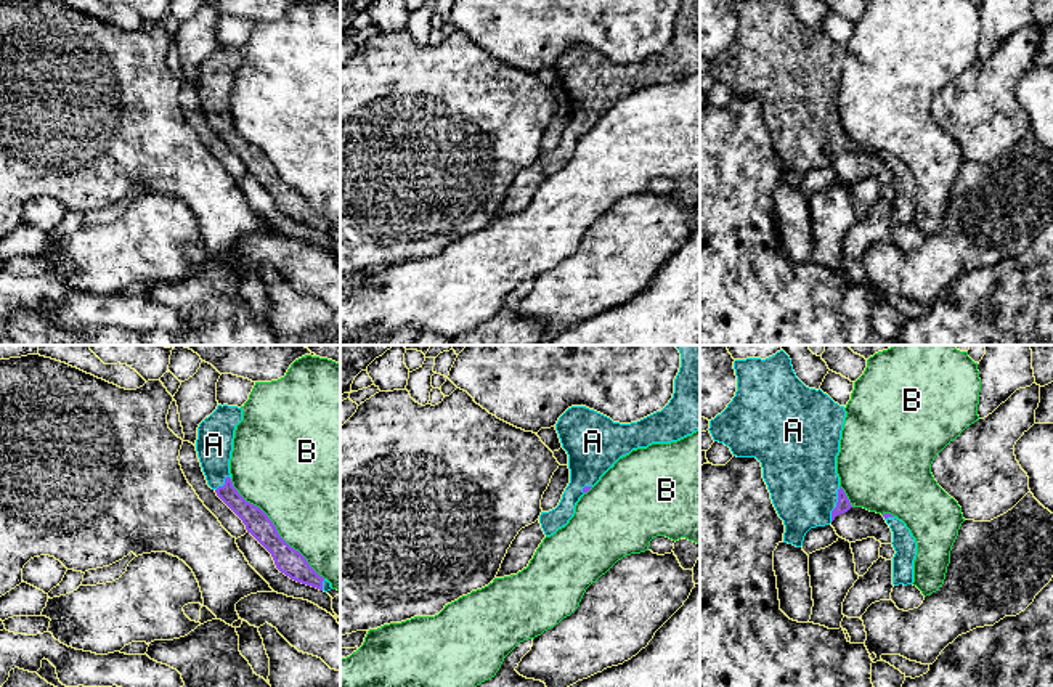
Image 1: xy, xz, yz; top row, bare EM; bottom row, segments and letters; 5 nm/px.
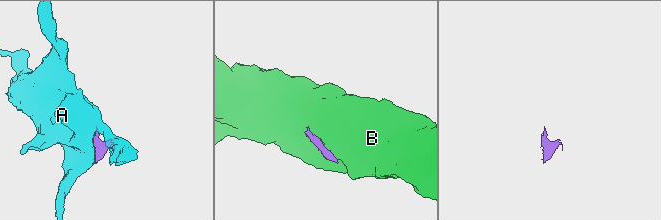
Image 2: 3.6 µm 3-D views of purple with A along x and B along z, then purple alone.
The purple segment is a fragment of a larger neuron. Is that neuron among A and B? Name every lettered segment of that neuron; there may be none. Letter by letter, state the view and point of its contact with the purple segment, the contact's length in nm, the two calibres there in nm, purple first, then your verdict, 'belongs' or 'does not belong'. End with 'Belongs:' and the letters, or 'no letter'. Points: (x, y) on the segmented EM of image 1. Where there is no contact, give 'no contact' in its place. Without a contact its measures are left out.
A: meets purple in yz at (837, 504); contact 180 nm long; 70 nm thick on the purple side, 360 nm on the other; belongs
B: meets purple in xy at (275, 528); contact 700 nm long; 140 nm thick on the purple side, 480 nm on the other; does not belong
Belongs: A

